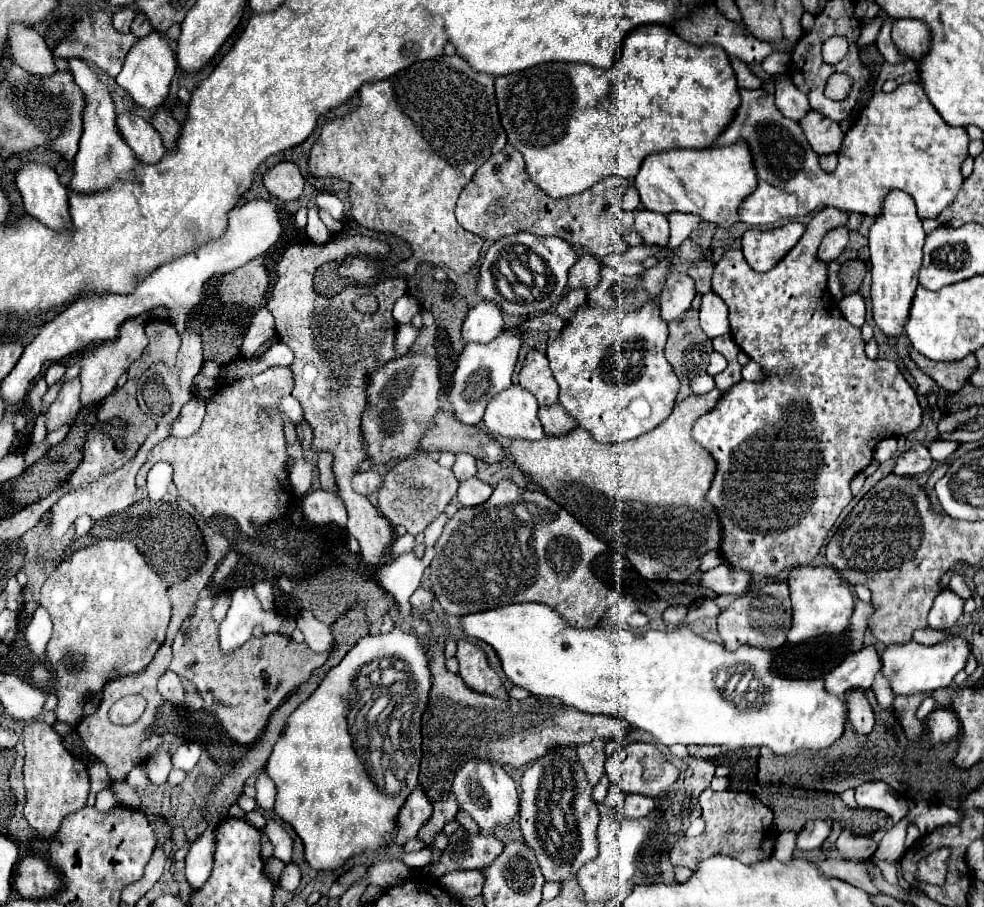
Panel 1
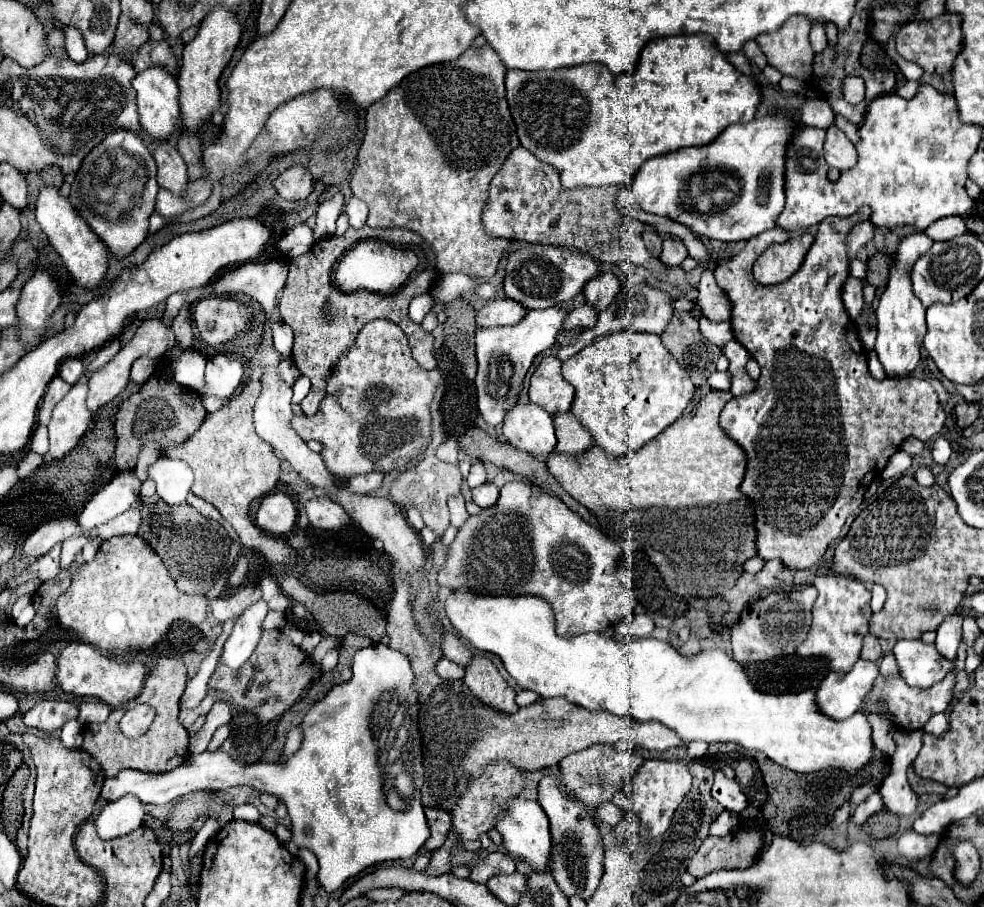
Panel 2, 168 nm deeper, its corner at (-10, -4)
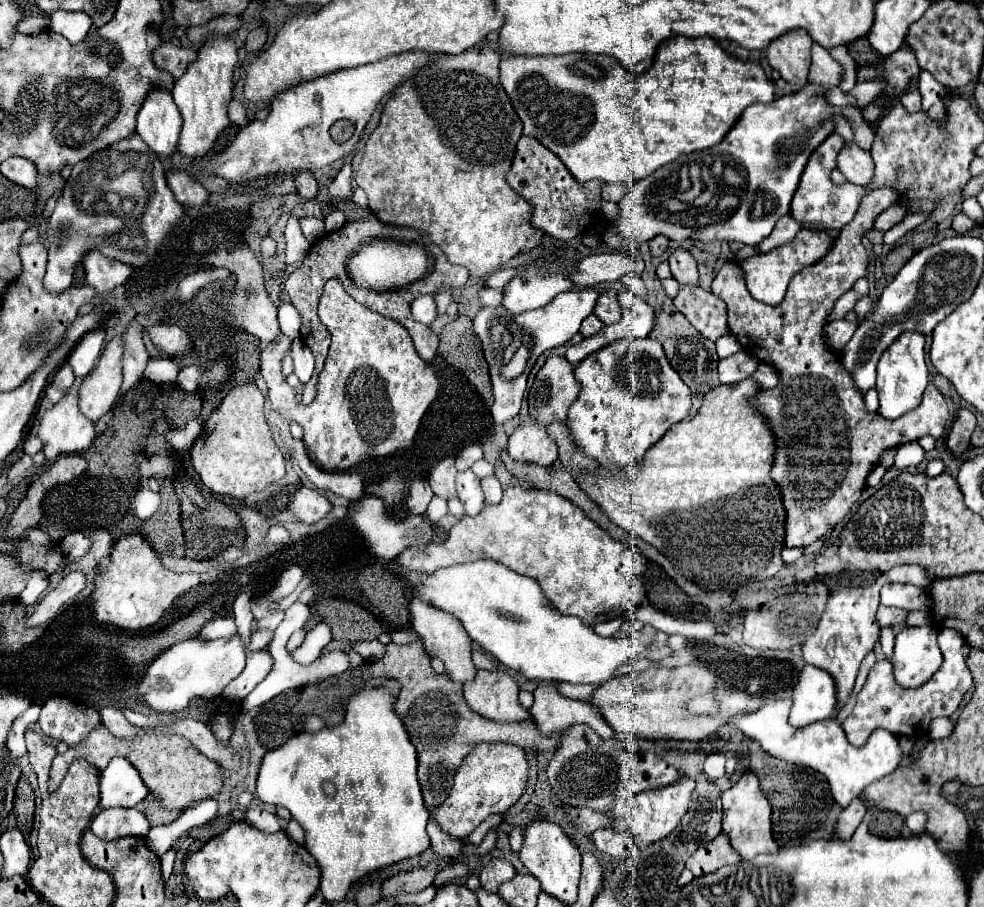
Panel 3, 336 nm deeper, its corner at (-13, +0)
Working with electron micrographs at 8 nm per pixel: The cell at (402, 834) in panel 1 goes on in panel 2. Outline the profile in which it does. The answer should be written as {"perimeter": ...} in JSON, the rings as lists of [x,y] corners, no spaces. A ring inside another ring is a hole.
{"perimeter":[[[424,808],[426,812],[426,820],[430,826],[430,838],[424,844],[424,850],[436,850],[438,846],[442,846],[442,842],[446,840],[446,834],[452,826],[450,814],[444,810],[434,810],[434,808]]]}

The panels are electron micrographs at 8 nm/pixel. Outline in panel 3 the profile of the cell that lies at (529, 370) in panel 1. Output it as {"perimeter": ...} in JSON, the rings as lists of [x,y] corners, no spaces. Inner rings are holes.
{"perimeter":[[[549,356],[529,390],[529,414],[543,426],[563,422],[581,386],[573,376],[573,364],[563,356]]]}

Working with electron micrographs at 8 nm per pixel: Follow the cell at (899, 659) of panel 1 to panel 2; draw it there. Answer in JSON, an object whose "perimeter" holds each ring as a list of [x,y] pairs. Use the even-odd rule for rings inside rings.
{"perimeter":[[[898,640],[894,646],[894,656],[900,668],[900,676],[912,688],[930,688],[942,682],[954,662],[944,658],[934,644],[924,644],[922,640]]]}

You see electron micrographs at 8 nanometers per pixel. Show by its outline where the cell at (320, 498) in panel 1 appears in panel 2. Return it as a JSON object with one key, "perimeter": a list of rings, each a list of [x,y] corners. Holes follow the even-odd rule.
{"perimeter":[[[320,496],[320,498],[312,498],[306,502],[306,514],[308,514],[308,520],[314,528],[320,528],[320,530],[340,530],[344,528],[350,518],[348,514],[342,510],[342,506],[338,506],[334,500],[326,498],[326,496]]]}

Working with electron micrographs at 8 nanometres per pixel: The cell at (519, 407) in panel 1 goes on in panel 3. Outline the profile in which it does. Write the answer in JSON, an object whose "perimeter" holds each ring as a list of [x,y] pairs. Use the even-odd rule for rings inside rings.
{"perimeter":[[[539,422],[521,424],[509,436],[507,452],[513,460],[525,462],[525,464],[551,466],[557,460],[557,446],[553,446],[553,440],[549,438],[547,428],[539,426]]]}

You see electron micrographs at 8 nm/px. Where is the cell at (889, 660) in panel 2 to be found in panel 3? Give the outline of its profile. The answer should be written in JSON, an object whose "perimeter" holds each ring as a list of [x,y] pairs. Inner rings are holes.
{"perimeter":[[[891,626],[881,628],[881,646],[883,646],[883,652],[887,658],[891,658],[891,654],[893,654],[893,642],[895,642],[895,630]]]}

